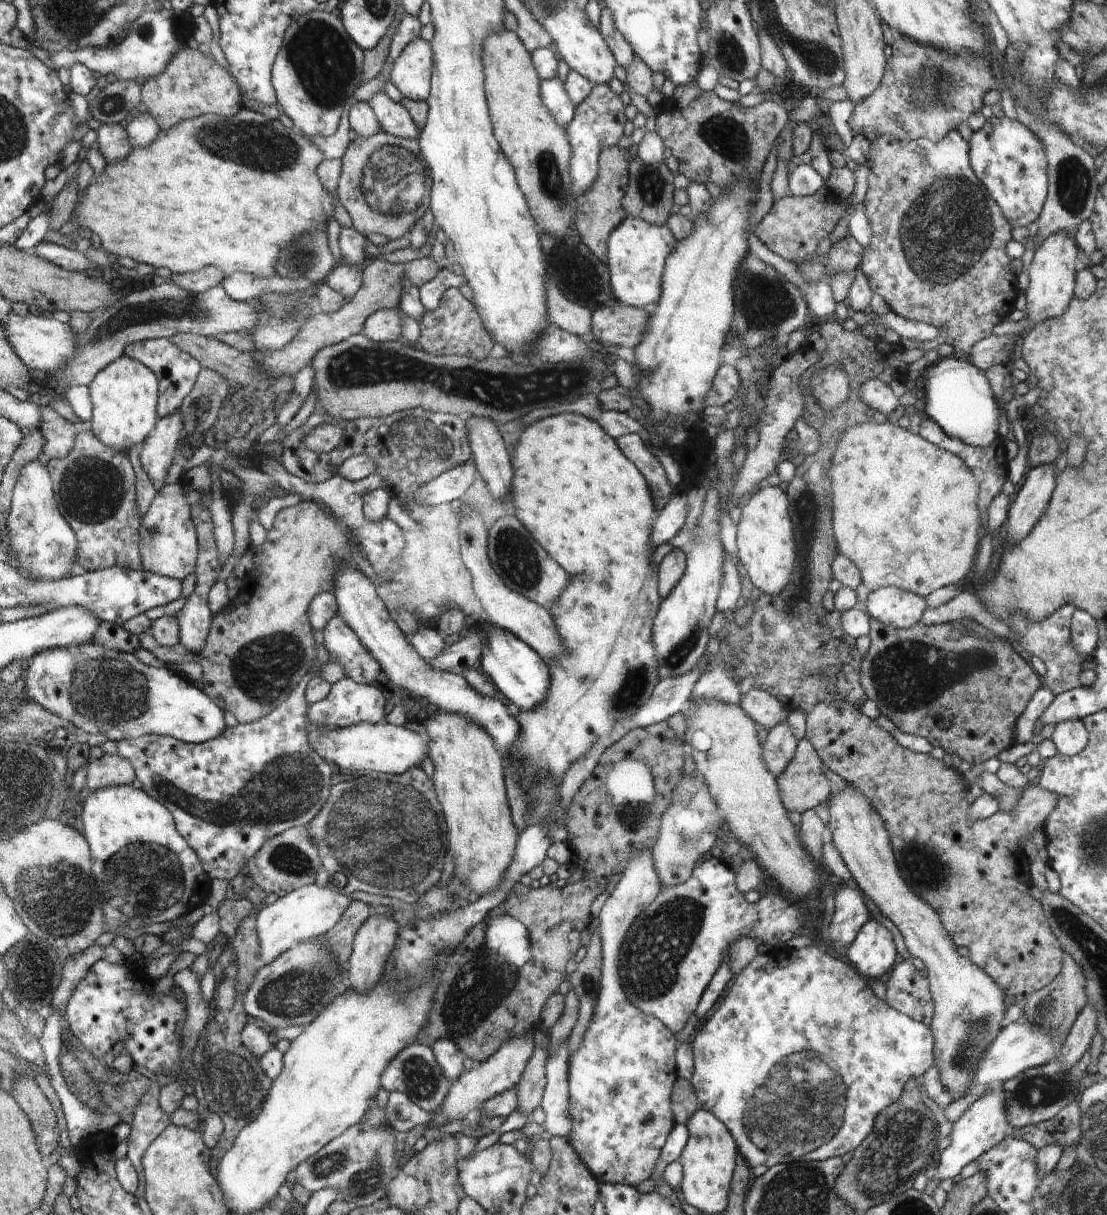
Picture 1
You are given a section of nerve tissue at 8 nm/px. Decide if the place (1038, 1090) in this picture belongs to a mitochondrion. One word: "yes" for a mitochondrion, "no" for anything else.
yes

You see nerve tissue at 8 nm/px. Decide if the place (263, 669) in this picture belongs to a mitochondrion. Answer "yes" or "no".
yes

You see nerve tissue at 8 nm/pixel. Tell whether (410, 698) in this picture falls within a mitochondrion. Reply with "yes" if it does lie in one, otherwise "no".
no

